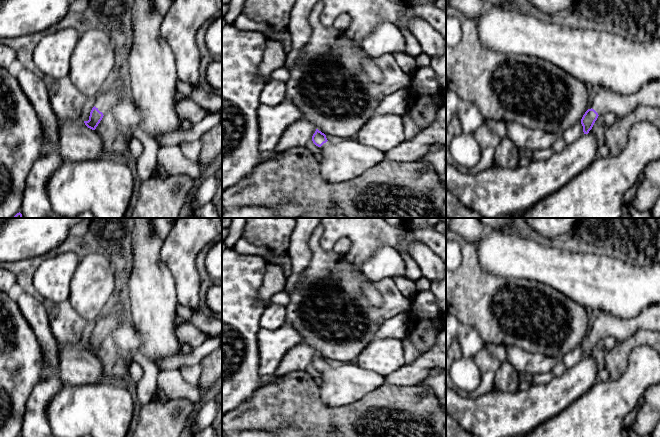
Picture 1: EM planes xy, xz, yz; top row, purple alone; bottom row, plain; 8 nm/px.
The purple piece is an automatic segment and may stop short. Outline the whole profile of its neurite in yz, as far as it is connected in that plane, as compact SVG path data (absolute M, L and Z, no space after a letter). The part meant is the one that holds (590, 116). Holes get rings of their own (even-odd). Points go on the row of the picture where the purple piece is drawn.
M660 79L652 80L642 86L634 94L620 94L612 92L604 87L600 88L593 100L592 108L588 109L581 119L584 134L588 134L599 116L605 113L613 113L616 118L624 117L638 106L660 108Z

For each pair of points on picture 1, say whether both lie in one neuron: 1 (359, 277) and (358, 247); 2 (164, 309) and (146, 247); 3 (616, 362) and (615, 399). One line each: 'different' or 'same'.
1: different
2: same
3: different

